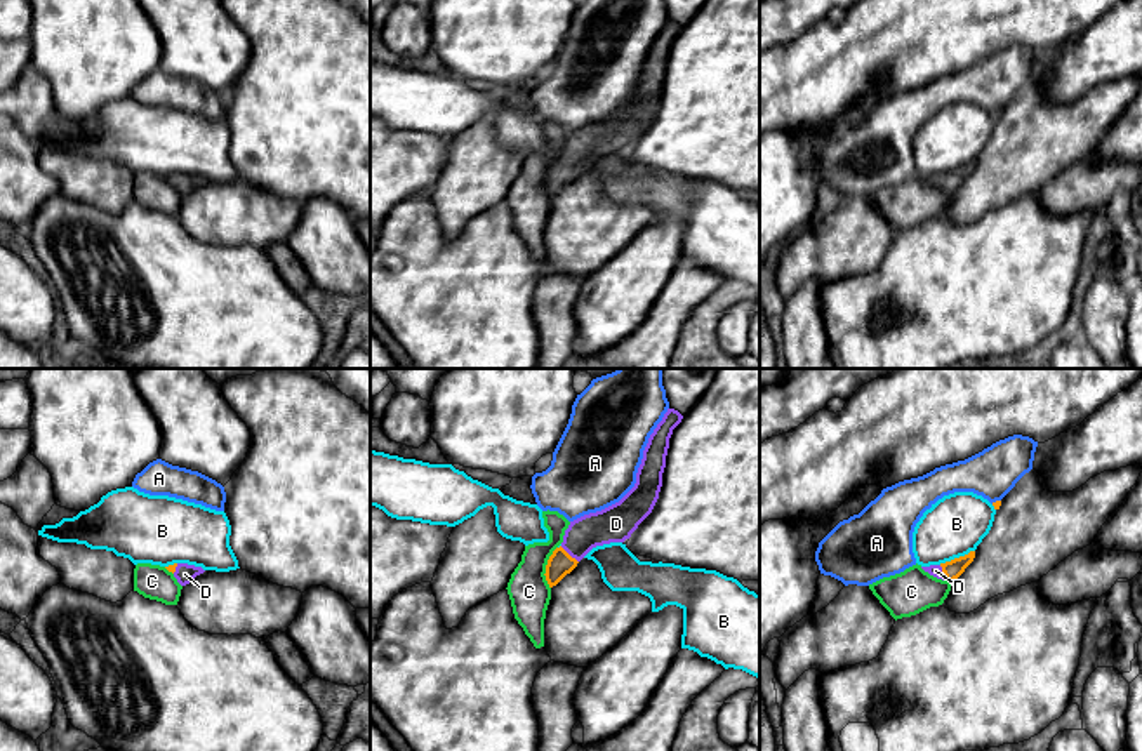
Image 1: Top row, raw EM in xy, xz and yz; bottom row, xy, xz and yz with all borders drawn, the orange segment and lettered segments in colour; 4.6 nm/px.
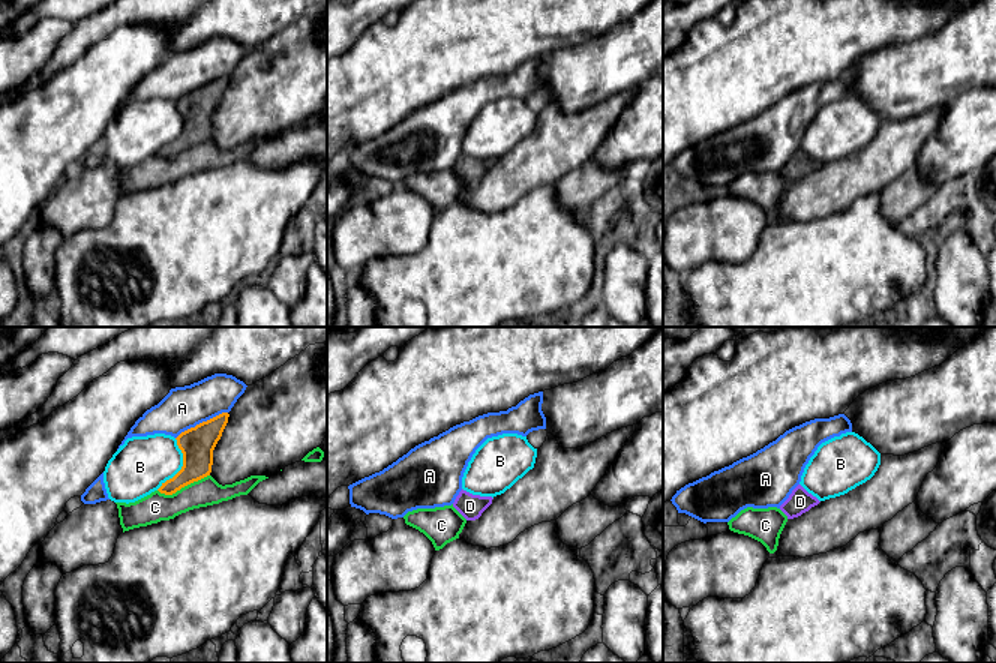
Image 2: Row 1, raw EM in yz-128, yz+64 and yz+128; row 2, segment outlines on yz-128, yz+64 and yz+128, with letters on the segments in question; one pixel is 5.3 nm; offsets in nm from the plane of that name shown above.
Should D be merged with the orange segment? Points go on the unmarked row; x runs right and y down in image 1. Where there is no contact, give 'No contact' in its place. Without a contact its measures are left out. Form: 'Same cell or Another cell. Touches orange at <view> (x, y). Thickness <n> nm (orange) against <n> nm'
Same cell. Touches orange at xz (567, 164). Thickness 120 nm (orange) against 160 nm

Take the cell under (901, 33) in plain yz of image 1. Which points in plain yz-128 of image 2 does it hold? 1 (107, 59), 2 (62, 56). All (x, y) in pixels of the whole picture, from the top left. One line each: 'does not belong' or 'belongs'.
1: does not belong
2: belongs

